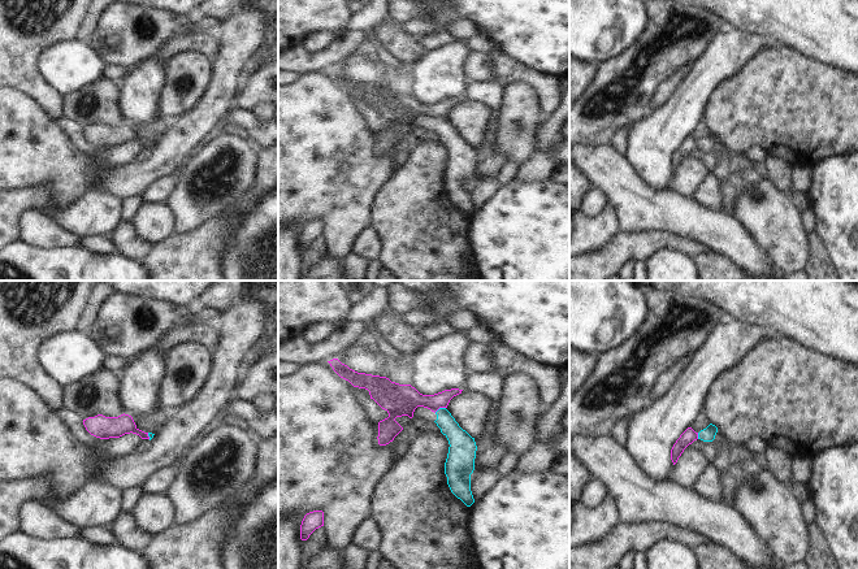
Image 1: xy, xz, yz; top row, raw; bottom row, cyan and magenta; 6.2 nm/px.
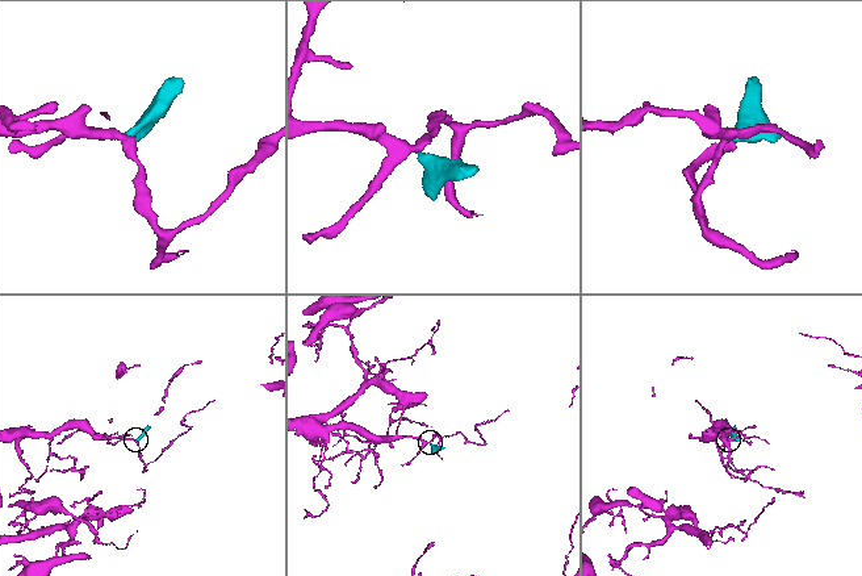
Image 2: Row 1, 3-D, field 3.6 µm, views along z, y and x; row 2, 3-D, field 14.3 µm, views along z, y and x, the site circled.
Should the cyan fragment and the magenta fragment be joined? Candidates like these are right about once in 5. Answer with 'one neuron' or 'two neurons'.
two neurons

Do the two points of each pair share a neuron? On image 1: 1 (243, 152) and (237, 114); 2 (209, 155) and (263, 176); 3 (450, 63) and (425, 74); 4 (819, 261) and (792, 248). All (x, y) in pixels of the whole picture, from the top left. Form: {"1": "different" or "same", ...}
{"1": "different", "2": "different", "3": "same", "4": "different"}

